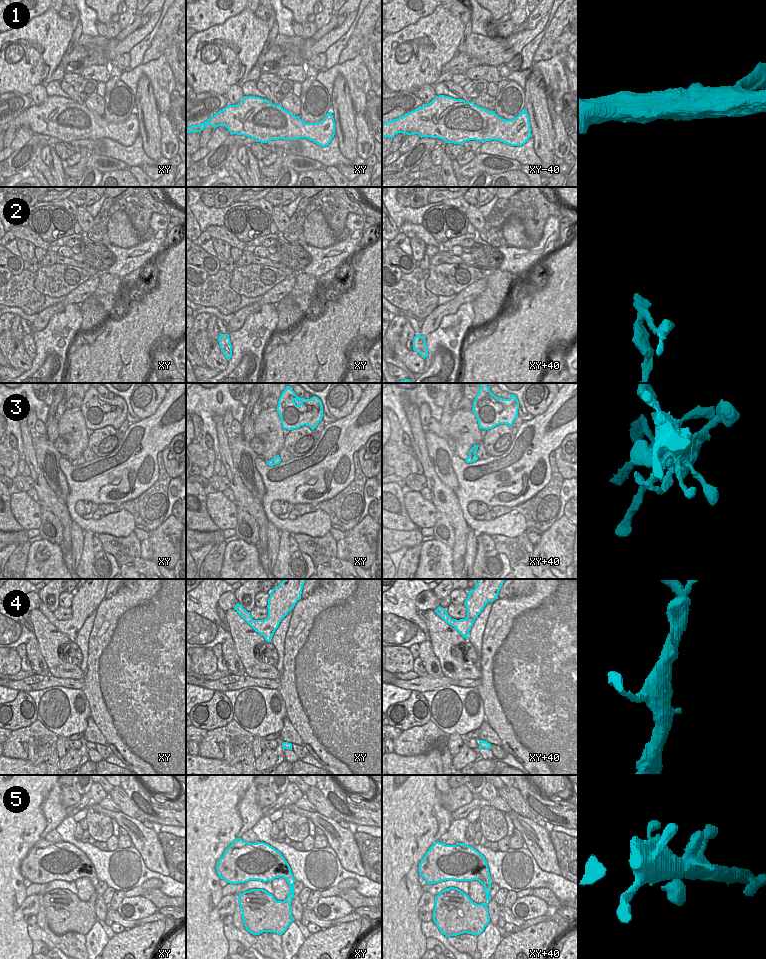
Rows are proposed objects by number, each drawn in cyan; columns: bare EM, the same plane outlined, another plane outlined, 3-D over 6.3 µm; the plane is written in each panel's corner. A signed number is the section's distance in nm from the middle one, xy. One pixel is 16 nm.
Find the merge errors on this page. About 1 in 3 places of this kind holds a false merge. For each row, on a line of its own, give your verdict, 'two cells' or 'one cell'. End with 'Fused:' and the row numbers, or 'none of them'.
1: one cell
2: two cells
3: one cell
4: one cell
5: one cell
Fused: 2

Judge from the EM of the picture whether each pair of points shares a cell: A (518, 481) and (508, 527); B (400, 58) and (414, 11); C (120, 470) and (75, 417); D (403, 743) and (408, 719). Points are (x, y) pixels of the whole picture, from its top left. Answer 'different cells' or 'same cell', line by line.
A: same cell
B: different cells
C: different cells
D: different cells

